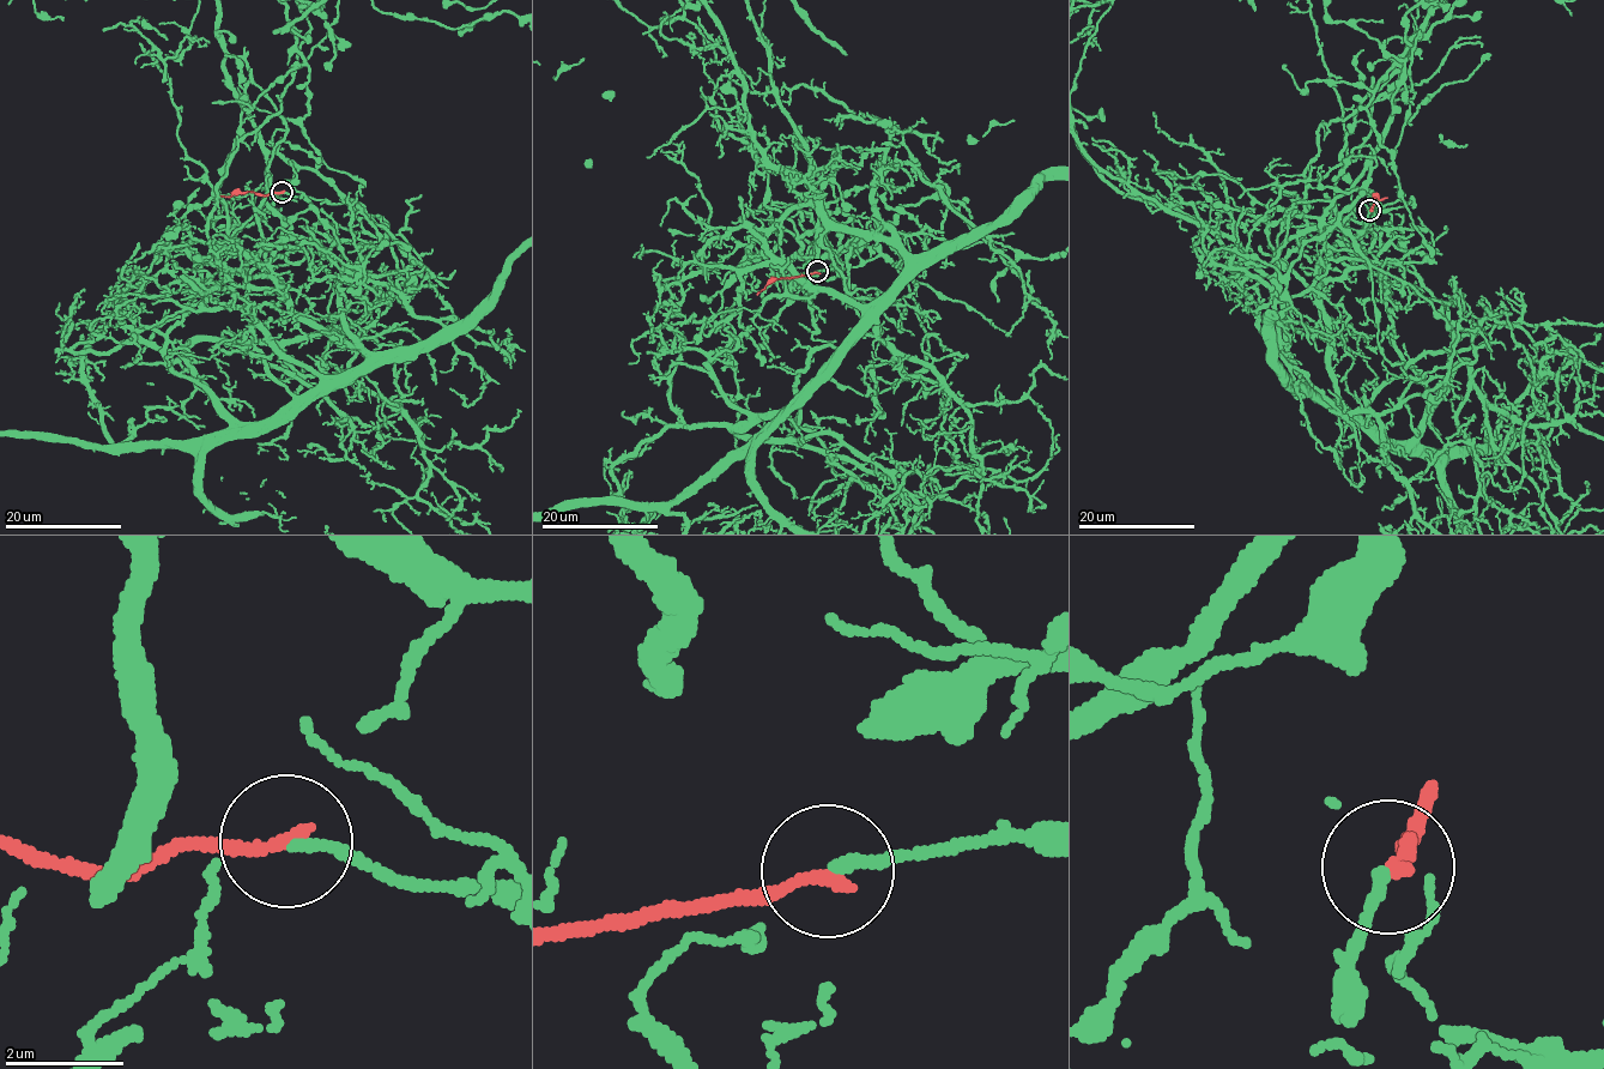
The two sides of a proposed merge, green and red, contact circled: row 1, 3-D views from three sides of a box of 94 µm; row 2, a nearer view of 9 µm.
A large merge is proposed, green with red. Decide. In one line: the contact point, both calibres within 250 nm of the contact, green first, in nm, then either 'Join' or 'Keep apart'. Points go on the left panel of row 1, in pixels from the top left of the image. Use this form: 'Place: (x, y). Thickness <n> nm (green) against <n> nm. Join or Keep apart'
Place: (282, 192). Thickness 190 nm (green) against 240 nm. Keep apart

